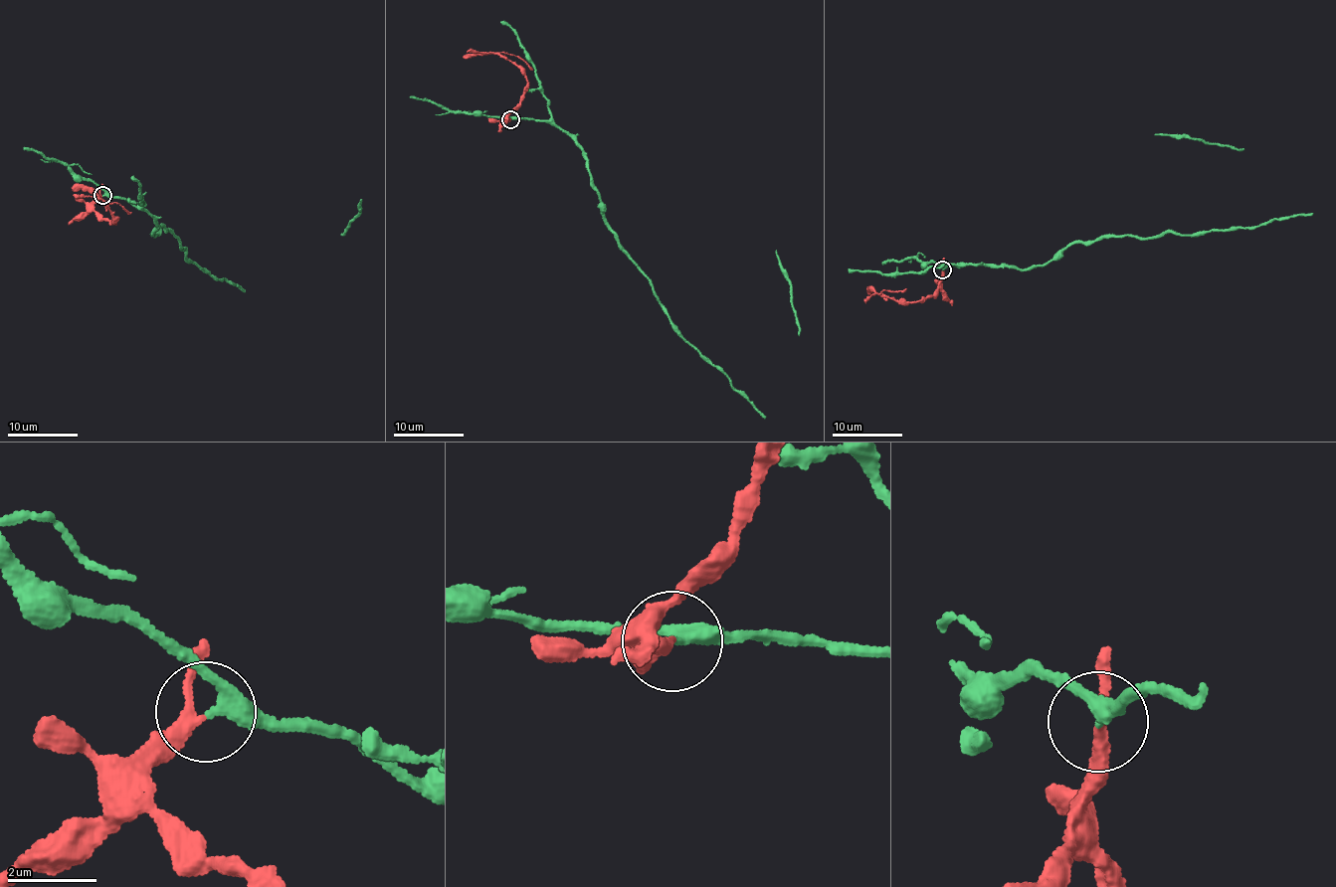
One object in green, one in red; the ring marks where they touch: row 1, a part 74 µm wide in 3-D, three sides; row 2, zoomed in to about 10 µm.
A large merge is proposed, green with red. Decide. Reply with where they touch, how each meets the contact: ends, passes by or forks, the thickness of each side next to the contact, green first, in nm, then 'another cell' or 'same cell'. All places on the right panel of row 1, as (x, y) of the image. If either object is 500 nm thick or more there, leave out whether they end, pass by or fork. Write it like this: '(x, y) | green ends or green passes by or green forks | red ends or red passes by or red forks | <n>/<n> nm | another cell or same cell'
(942, 269) | green passes by | red passes by | 280/240 nm | another cell

